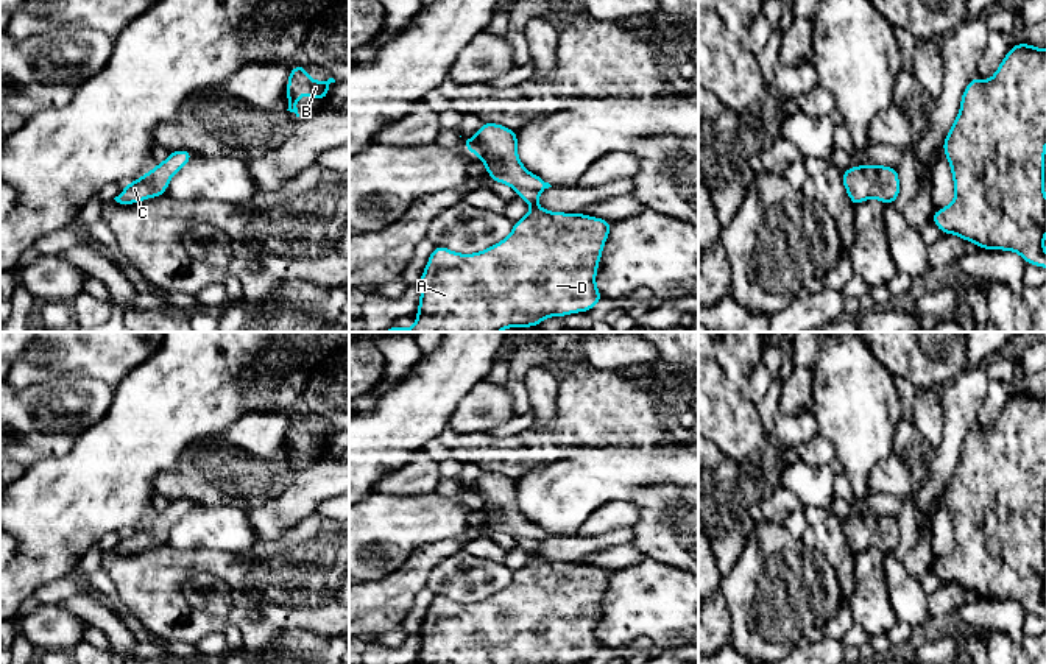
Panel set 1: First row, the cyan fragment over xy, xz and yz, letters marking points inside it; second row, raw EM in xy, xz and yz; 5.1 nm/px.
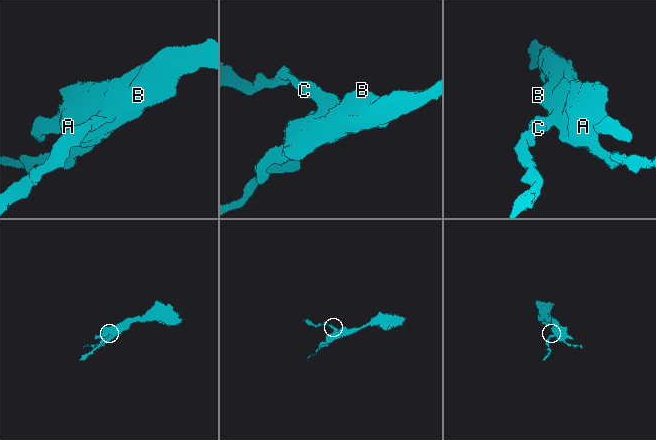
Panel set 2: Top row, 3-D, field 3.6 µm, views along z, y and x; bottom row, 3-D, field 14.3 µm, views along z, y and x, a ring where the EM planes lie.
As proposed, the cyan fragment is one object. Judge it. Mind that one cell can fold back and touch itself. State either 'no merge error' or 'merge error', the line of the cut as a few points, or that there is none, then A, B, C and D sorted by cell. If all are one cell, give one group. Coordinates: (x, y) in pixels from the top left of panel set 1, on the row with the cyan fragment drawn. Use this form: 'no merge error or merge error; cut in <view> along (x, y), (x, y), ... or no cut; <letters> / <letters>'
no merge error; no cut; A B C D

